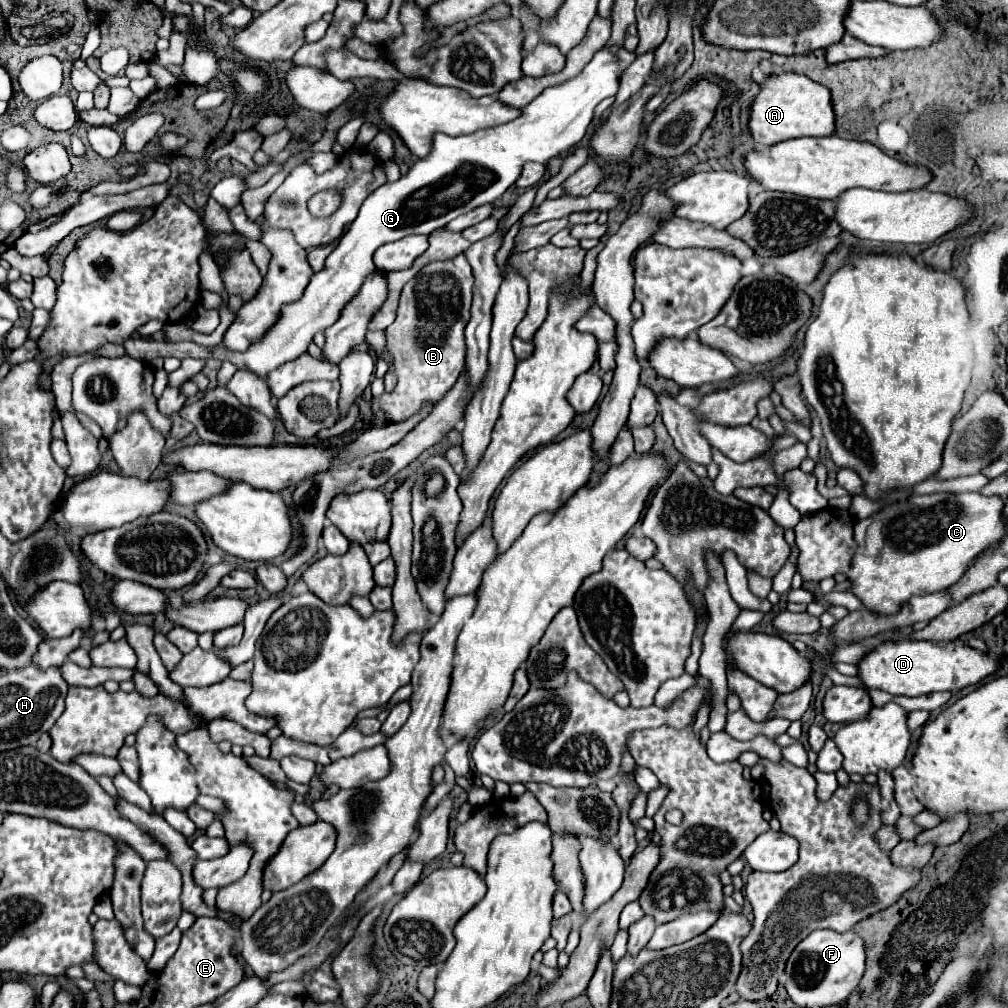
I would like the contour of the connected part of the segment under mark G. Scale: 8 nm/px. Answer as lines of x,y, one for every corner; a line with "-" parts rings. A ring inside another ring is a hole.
605,46
595,52
593,60
581,74
563,84
545,88
529,106
523,108
521,118
465,136
435,134
433,150
427,158
413,164
397,182
387,182
367,196
359,216
341,236
333,254
329,254
325,268
311,276
301,300
285,304
273,328
269,328
245,352
227,352
227,360
235,364
237,370
249,370
259,378
267,378
267,372
289,360
297,360
307,352
307,346
317,332
327,330
339,320
341,310
349,300
353,300
353,296
357,296
365,276
375,272
371,260
379,246
401,240
409,234
429,236
435,228
443,228
453,218
501,198
519,178
525,162
547,164
553,156
575,146
583,140
595,106
607,96
617,94
621,74
635,62
635,58
635,50
629,52
619,48
613,54

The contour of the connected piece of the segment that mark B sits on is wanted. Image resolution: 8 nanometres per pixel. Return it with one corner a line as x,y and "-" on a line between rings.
457,256
449,262
431,262
425,268
421,268
421,272
417,272
417,276
403,286
397,318
385,330
387,352
389,356
393,356
389,370
395,374
397,384
391,392
385,392
371,400
373,414
383,412
385,422
407,420
409,416
413,416
413,412
417,412
417,408
421,408
423,400
439,402
441,396
445,396
445,392
457,382
459,372
465,368
465,334
463,332
471,318
469,314
471,298
473,298
471,290
473,290
473,274
465,256

